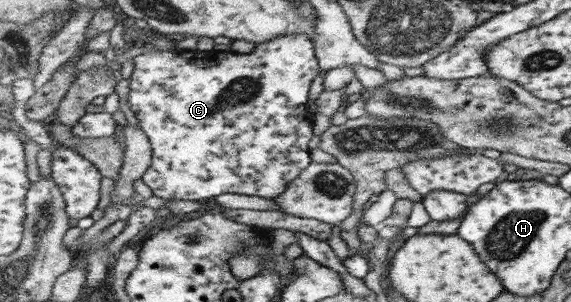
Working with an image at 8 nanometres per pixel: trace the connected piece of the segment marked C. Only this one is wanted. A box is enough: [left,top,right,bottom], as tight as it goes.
[128,33,320,200]

